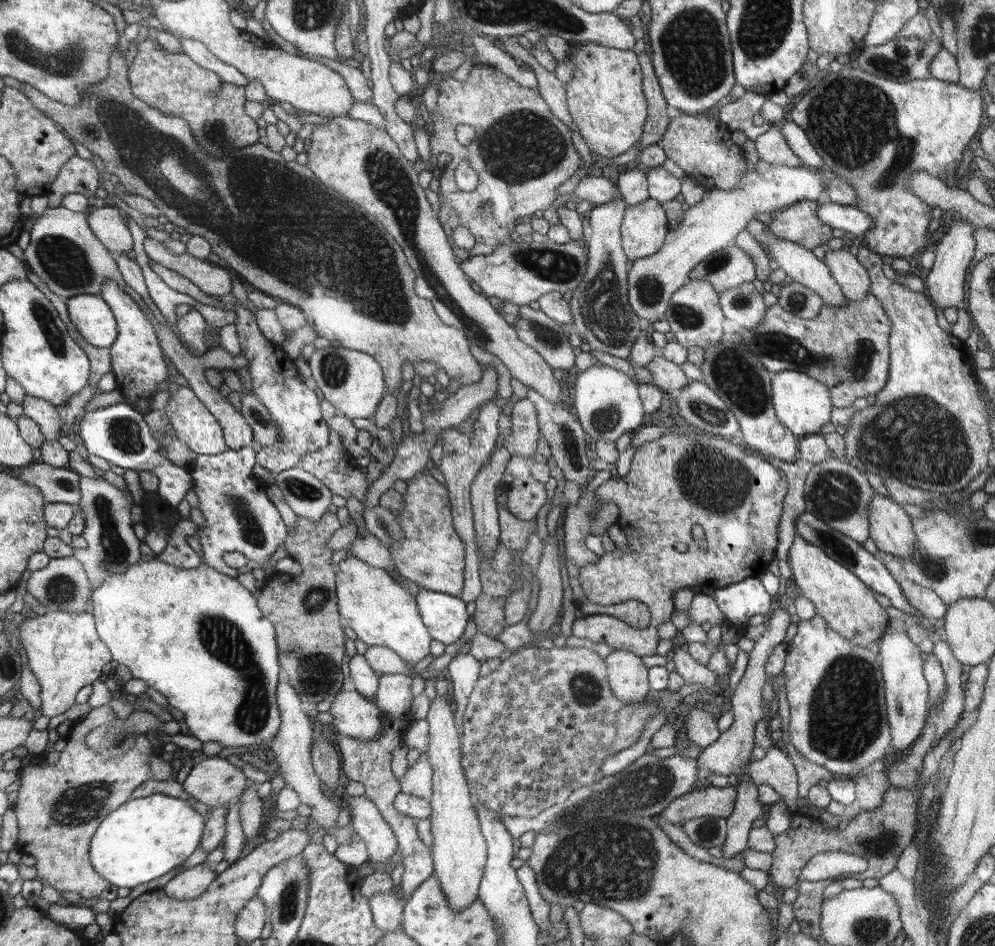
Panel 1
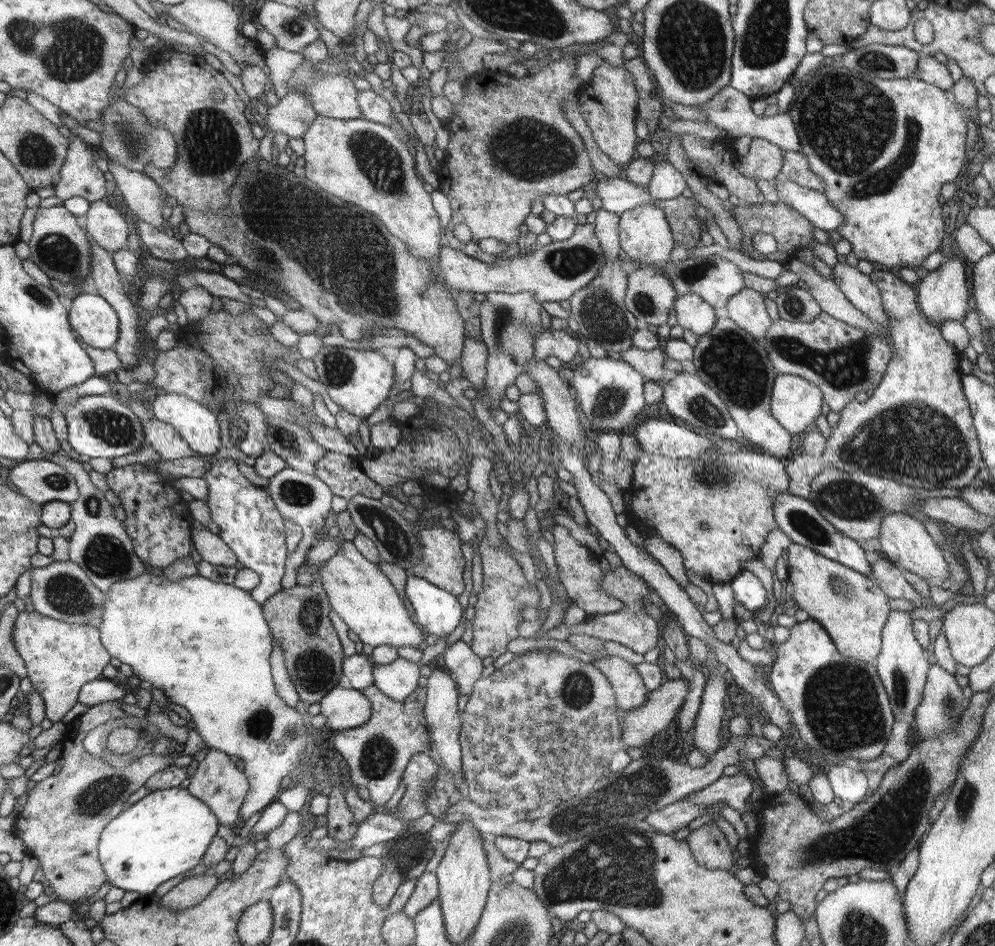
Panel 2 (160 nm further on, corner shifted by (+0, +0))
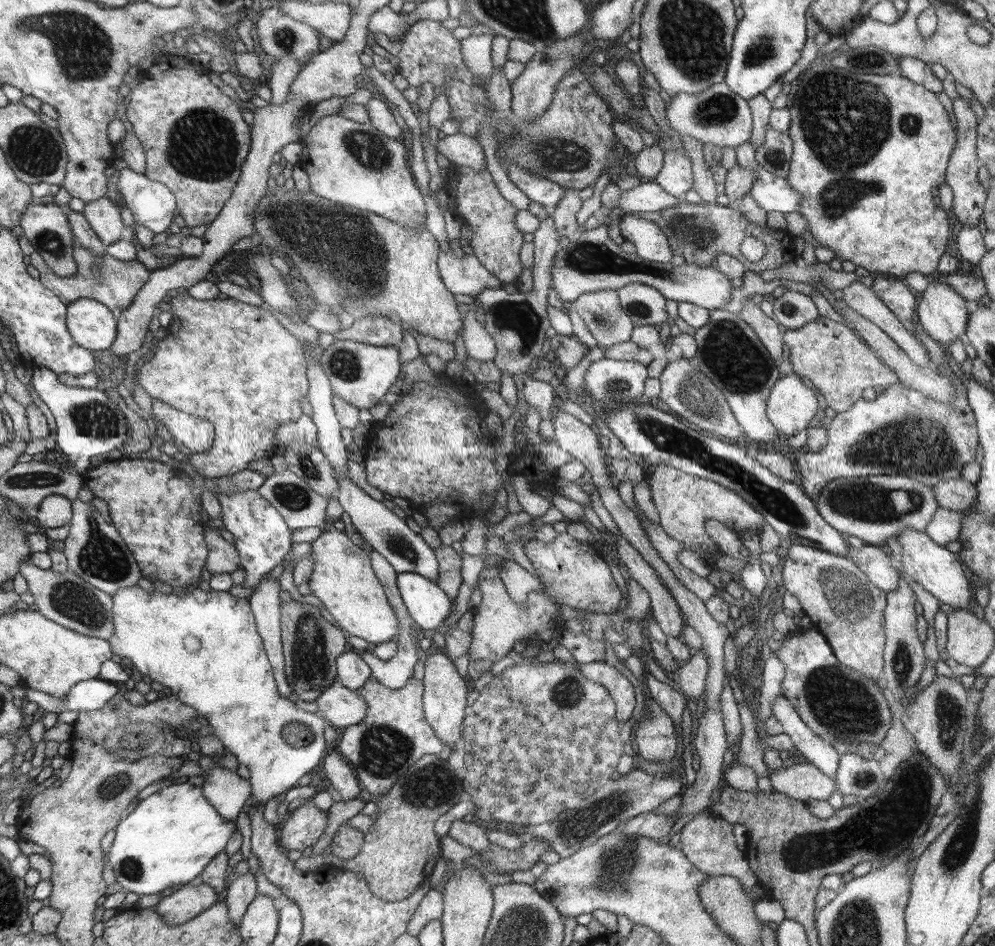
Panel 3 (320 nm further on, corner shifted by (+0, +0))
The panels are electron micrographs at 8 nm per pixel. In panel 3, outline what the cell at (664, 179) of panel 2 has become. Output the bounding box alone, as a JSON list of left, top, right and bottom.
[653,147,692,198]

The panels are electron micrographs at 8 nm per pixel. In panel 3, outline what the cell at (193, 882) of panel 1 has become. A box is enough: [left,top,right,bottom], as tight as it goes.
[156,885,222,926]

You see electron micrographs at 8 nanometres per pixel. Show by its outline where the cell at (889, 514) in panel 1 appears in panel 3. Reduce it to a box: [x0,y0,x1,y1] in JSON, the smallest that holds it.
[897,528,971,610]

